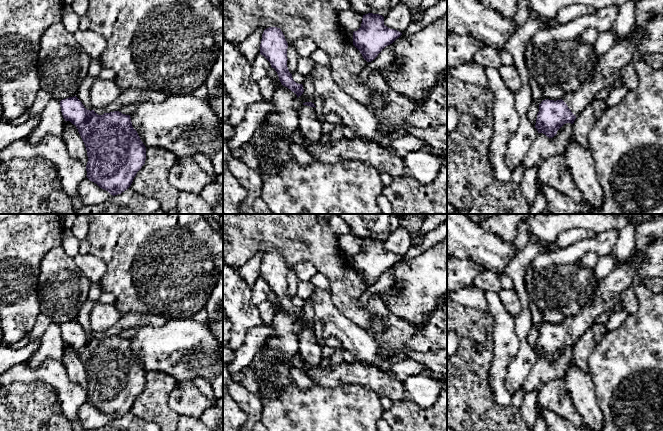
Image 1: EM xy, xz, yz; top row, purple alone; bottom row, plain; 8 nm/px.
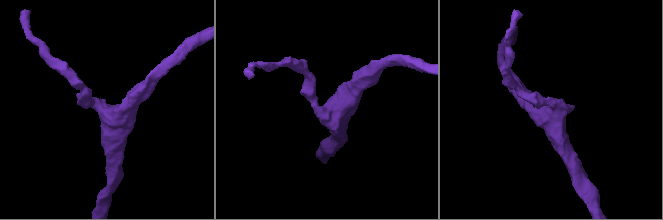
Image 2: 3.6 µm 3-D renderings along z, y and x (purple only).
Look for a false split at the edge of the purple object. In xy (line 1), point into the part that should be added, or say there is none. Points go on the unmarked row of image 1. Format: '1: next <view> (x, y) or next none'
1: next none

